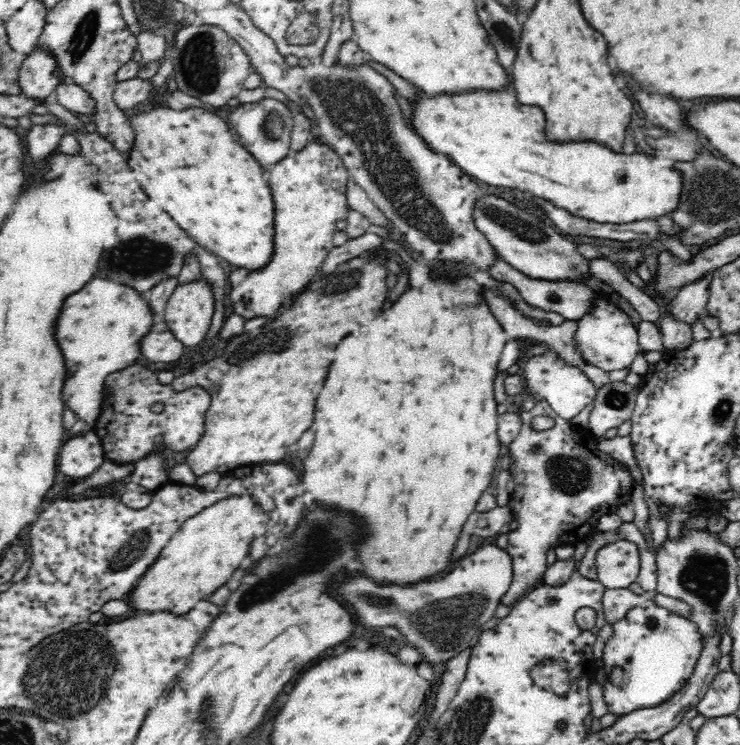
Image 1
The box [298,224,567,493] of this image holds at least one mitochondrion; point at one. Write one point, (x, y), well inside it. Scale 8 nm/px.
(340, 284)

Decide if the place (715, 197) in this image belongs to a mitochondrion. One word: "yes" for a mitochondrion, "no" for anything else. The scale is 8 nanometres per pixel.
yes

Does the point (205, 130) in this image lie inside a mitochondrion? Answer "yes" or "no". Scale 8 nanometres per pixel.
no

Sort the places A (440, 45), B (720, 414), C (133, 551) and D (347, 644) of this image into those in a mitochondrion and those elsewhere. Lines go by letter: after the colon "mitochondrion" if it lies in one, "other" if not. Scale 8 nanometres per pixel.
A: other
B: mitochondrion
C: mitochondrion
D: other

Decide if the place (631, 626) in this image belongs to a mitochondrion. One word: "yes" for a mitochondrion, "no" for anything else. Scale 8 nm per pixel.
no

